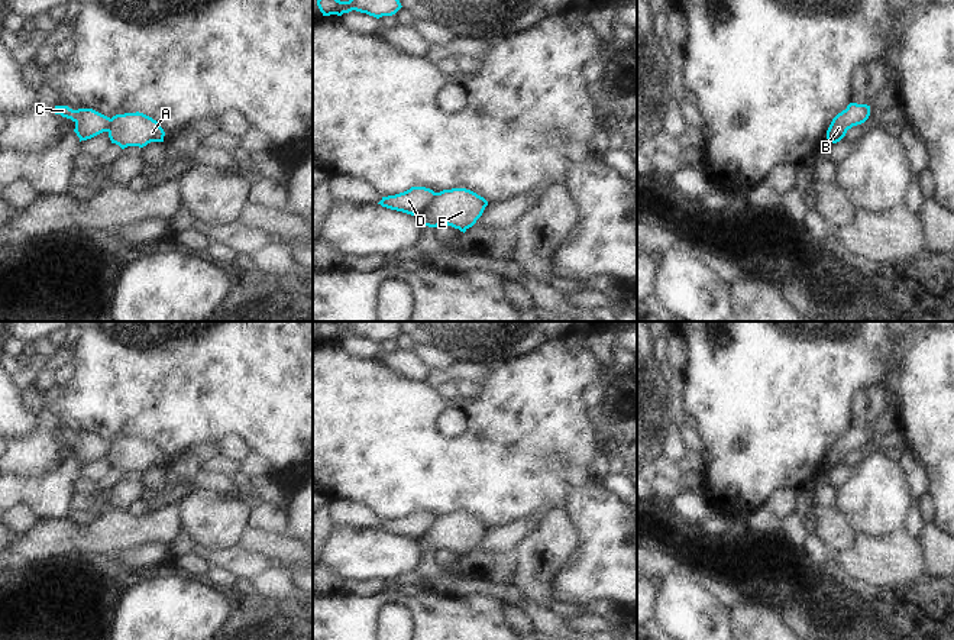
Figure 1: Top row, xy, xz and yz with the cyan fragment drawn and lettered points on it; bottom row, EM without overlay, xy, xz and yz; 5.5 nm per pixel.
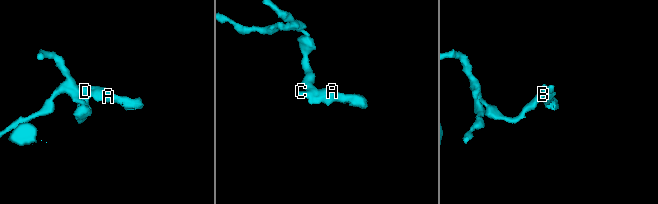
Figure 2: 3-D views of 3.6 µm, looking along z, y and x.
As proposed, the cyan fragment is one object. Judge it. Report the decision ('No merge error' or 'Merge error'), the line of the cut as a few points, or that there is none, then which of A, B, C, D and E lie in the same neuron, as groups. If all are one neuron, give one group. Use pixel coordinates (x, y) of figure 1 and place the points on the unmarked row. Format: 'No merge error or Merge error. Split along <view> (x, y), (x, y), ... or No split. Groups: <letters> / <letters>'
Merge error. Split along xz (436, 517), (433, 524), (417, 540). Groups: A B E / C D

